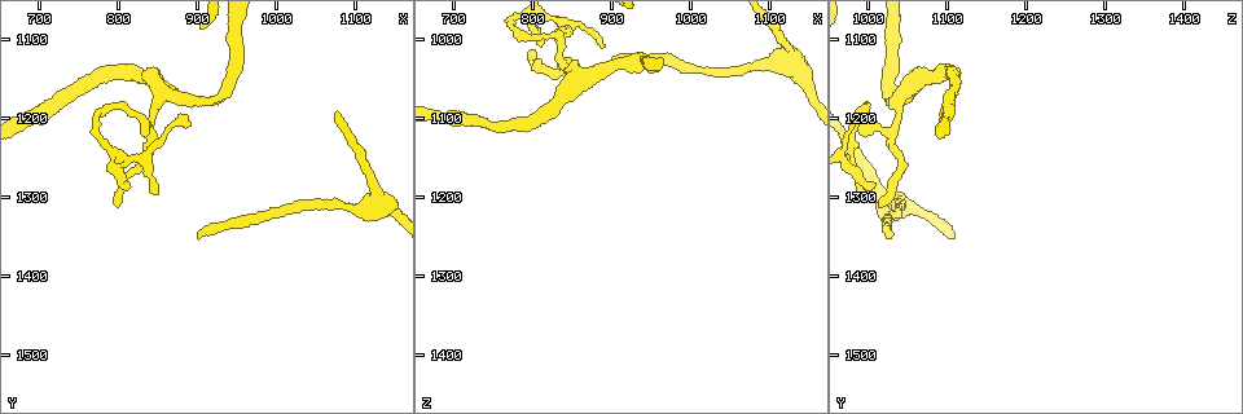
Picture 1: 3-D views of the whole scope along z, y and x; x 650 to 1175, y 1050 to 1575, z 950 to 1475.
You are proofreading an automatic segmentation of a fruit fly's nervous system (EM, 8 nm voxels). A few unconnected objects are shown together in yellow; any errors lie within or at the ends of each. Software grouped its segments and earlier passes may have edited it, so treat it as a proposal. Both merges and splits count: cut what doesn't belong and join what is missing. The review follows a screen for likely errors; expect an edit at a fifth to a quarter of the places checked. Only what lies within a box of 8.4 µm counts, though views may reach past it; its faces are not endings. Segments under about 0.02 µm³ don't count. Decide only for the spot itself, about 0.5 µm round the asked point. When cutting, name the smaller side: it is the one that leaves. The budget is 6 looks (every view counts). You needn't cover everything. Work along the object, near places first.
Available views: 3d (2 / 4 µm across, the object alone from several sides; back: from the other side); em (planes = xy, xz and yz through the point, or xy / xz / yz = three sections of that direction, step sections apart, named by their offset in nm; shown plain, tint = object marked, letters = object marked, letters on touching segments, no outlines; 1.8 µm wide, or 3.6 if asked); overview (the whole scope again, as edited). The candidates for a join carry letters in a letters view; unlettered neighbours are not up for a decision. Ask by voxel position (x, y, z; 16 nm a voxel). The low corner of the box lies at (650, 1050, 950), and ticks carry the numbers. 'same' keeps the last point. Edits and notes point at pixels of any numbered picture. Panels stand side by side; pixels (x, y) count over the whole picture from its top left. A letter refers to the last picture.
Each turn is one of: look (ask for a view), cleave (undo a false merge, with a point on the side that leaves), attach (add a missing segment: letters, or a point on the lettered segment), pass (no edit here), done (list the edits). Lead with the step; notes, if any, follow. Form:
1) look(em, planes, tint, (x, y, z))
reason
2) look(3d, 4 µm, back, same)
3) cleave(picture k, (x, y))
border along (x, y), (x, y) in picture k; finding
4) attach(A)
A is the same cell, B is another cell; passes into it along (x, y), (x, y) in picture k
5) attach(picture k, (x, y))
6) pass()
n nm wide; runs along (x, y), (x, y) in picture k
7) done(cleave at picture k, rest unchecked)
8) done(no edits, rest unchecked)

look(em, yz, step 16, tint, (900, 1350, 1030))
branch stops here

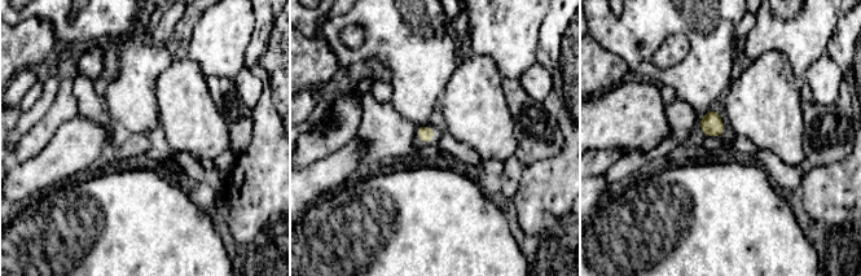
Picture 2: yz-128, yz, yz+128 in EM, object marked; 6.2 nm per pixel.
look(em, planes, letters, same)

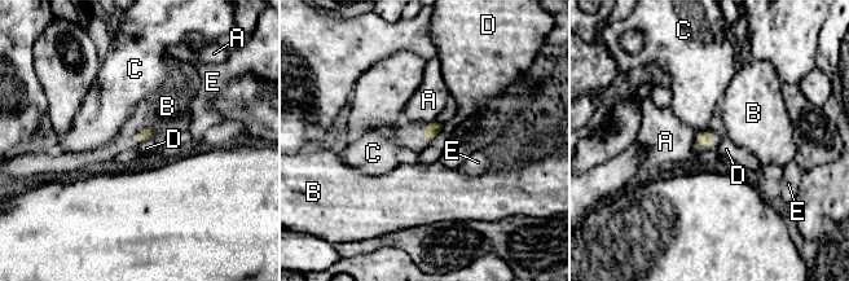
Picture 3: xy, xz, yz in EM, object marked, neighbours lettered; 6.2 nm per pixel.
pass()
A, B, C, D and E are other cells; border along (441, 127), (430, 144) in picture 3; none of them fits

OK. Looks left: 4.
look(em, xy, step 16, letters, (1075, 1310, 1035))
calibre changes

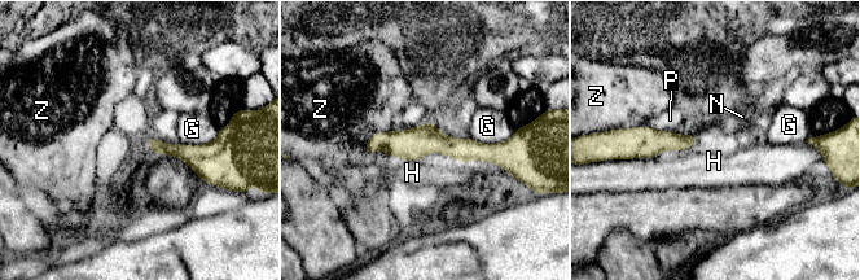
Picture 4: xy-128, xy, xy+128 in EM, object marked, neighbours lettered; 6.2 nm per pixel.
look(em, planes, letters, same)
cut it another way

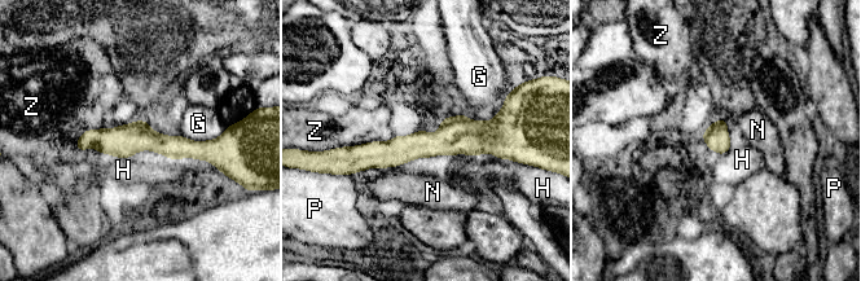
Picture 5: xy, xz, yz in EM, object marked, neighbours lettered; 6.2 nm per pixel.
pass()
H touches over 440 nm; G, H, N, P and Z are other cells; border along (447, 156), (417, 157), (377, 168) in picture 5; one neuron here

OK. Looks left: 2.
done(no edits, rest unchecked)

